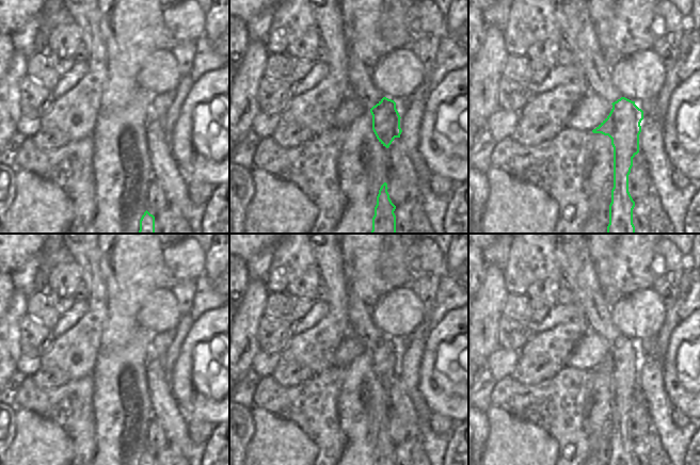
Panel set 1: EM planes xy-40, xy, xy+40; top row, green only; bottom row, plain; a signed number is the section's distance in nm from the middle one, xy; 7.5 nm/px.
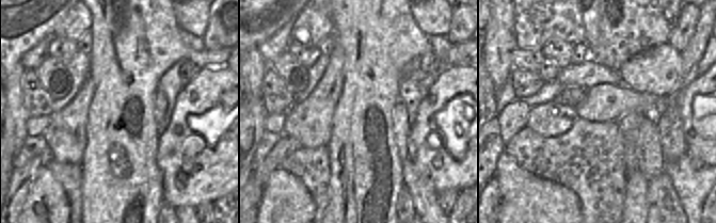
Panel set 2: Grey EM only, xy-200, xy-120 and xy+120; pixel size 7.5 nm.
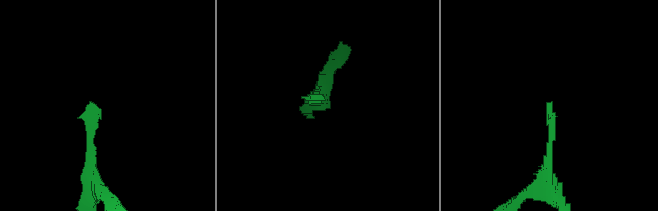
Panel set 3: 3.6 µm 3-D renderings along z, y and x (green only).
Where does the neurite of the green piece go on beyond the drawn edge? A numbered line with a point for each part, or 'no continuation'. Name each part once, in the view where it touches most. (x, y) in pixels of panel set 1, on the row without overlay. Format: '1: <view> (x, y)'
1: xy (360, 316)

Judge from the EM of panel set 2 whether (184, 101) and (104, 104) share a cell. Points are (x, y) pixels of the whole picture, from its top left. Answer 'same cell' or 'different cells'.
different cells

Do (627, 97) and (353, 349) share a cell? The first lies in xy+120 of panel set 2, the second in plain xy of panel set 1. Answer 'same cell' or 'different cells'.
same cell

